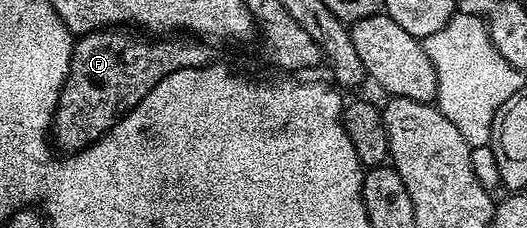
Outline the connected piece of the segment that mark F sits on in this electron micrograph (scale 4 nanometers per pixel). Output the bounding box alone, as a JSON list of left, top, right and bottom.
[50,29,213,151]

